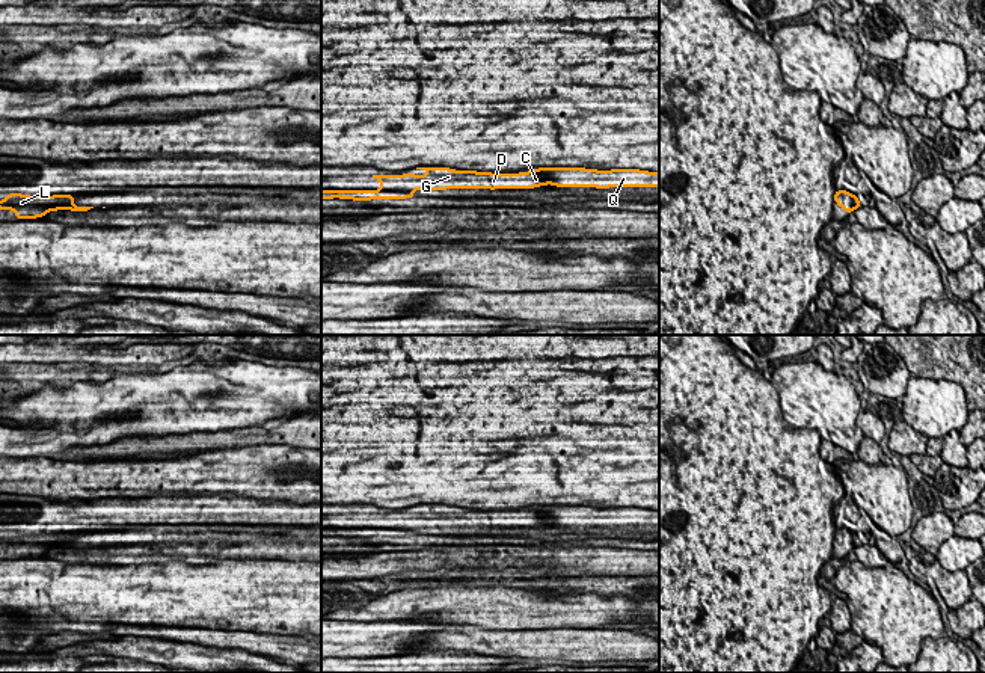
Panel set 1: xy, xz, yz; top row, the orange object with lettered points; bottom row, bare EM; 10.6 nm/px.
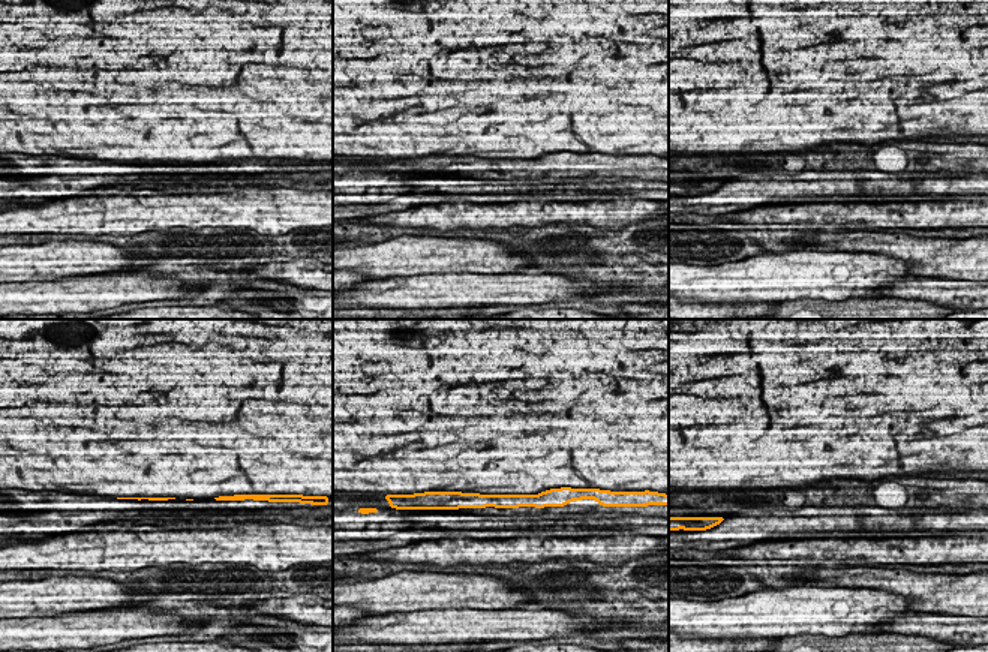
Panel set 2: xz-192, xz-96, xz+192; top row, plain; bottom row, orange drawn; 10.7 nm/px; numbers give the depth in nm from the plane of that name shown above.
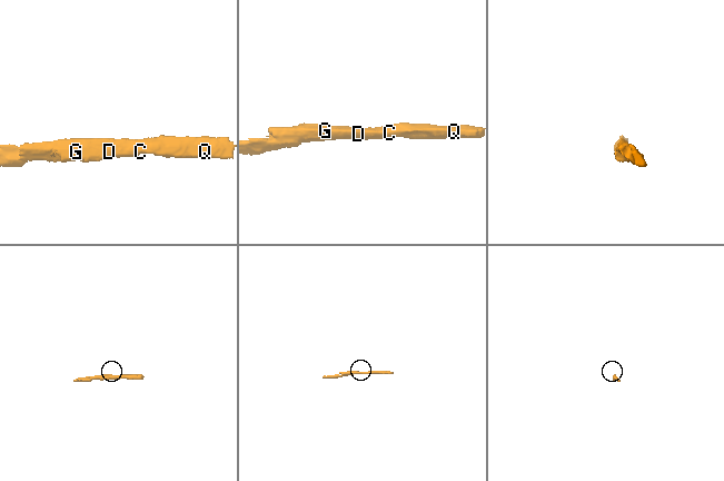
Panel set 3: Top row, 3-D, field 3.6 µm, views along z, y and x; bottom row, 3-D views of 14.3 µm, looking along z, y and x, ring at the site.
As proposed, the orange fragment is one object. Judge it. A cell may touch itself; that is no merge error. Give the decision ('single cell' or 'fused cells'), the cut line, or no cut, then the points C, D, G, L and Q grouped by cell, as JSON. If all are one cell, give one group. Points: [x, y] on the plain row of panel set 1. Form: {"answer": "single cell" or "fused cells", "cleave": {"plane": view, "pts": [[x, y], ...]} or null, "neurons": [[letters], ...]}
{"answer": "fused cells", "cleave": {"plane": "xz", "pts": [[380, 527], [411, 530]]}, "neurons": [["C", "D", "G", "Q"], ["L"]]}

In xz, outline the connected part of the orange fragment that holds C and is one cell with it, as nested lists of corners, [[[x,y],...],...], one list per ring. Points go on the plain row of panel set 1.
[[[416,506],[424,507],[424,515],[413,513],[412,510],[404,513],[373,513],[380,521],[380,528],[392,530],[415,530],[415,528],[446,528],[446,527],[534,527],[540,524],[557,525],[659,525],[659,510],[649,510],[640,507],[611,507],[597,509],[585,506],[539,506],[519,512],[492,512],[477,509],[456,509],[450,506]]]

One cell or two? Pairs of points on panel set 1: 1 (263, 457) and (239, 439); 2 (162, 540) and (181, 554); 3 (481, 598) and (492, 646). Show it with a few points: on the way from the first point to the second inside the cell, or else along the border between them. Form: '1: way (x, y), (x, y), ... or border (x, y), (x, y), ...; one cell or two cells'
1: border (284, 444), (252, 444), (217, 447), (214, 450); two cells
2: way (166, 545), (177, 554); one cell
3: border (483, 628), (525, 629); two cells

